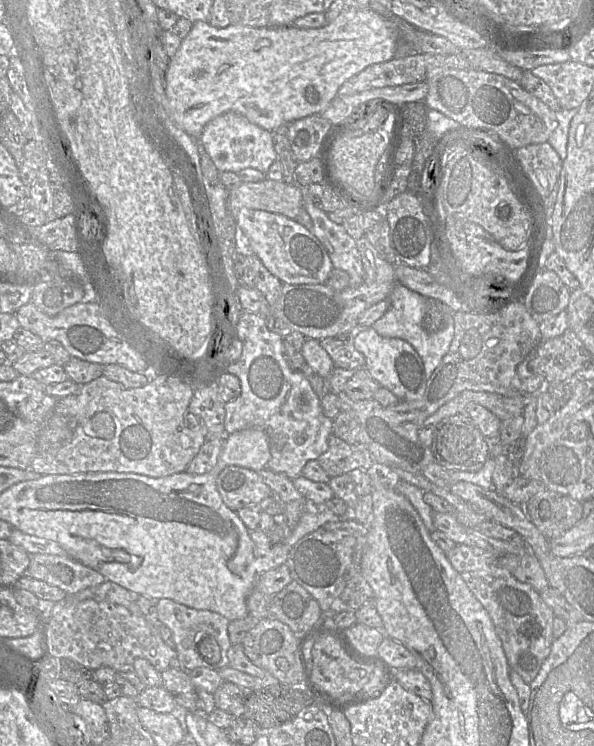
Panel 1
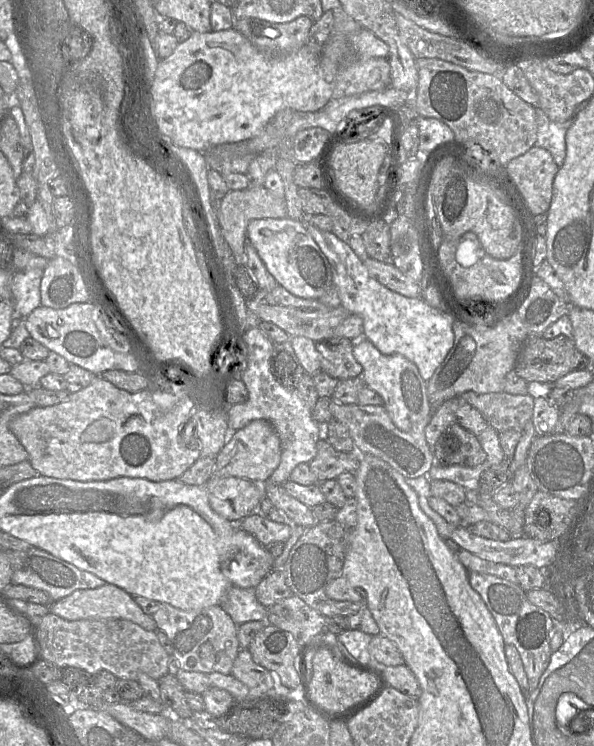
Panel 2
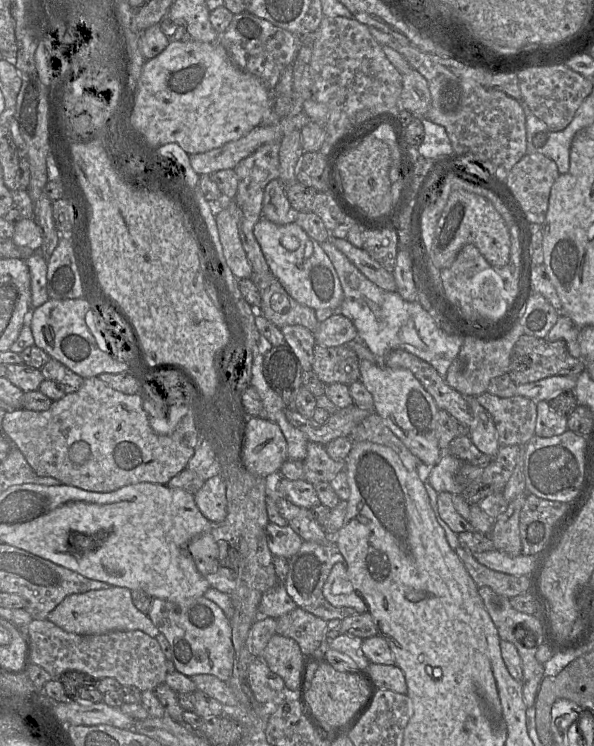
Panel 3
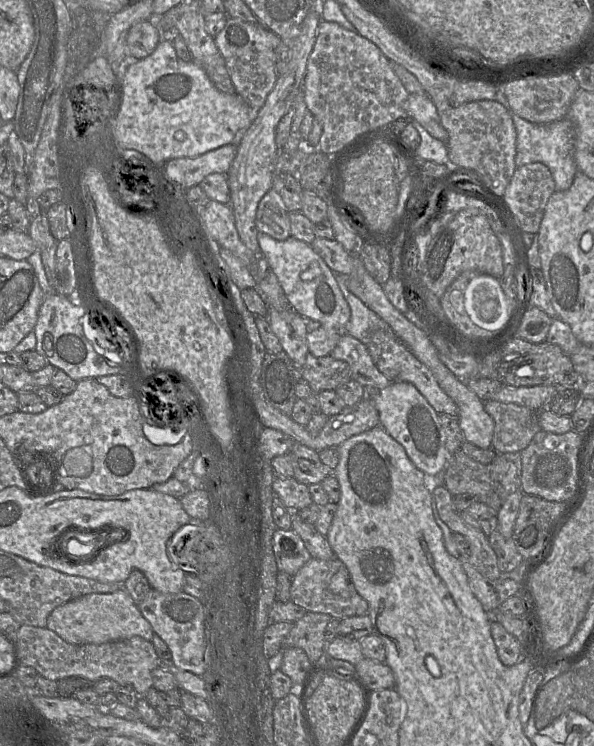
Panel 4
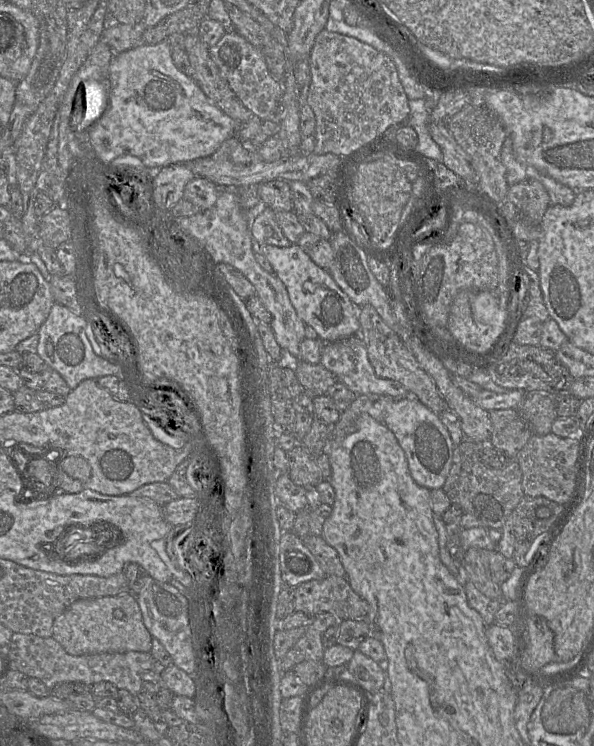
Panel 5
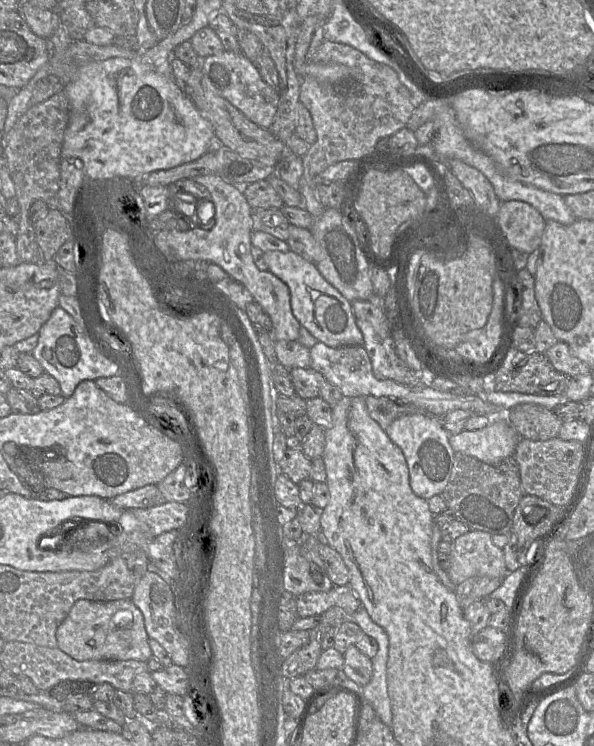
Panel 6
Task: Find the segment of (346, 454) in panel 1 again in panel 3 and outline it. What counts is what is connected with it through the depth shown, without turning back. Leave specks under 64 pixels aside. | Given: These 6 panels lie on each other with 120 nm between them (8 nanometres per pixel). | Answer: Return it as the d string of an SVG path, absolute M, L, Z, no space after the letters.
M308 442L307 455L303 460L304 480L315 484L318 482L330 482L334 477L345 470L345 461L332 459L325 445L316 442Z

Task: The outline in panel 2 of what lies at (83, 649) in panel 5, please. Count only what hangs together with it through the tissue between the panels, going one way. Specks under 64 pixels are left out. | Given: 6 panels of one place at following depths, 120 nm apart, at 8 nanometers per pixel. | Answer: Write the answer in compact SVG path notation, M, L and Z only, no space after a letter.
M109 583L94 589L75 590L70 595L52 603L50 612L69 621L81 619L125 619L147 631L157 630L153 617L143 612L132 595Z

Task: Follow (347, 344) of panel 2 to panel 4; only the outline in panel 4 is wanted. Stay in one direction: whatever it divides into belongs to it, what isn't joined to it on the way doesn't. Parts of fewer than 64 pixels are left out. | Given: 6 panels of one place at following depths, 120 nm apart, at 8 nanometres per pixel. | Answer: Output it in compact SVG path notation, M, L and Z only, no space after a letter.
M310 352L302 366L302 375L314 393L335 390L341 384L352 380L347 362L335 359L331 355L315 357Z

